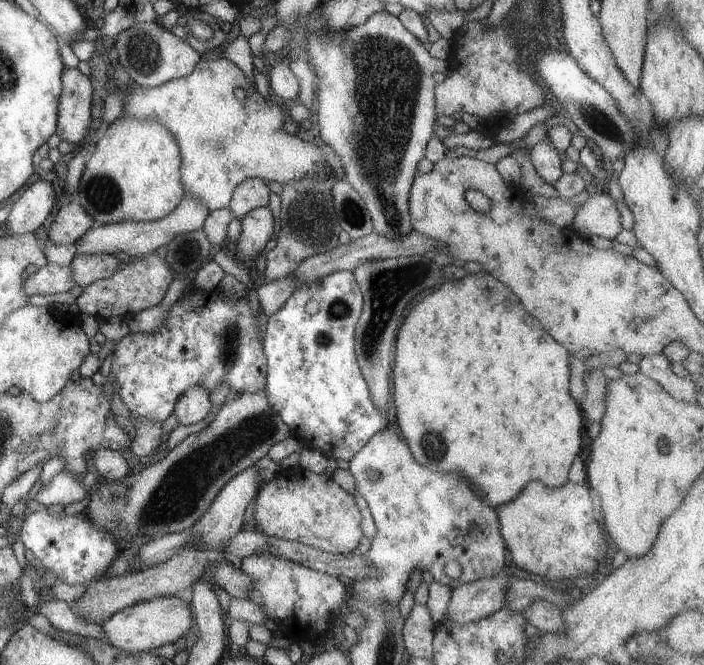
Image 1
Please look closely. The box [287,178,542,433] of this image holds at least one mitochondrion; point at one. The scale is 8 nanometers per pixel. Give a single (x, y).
(386, 286)

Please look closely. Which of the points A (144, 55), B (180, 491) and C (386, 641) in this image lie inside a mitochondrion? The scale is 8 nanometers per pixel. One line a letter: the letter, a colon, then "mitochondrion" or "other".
A: mitochondrion
B: mitochondrion
C: mitochondrion

